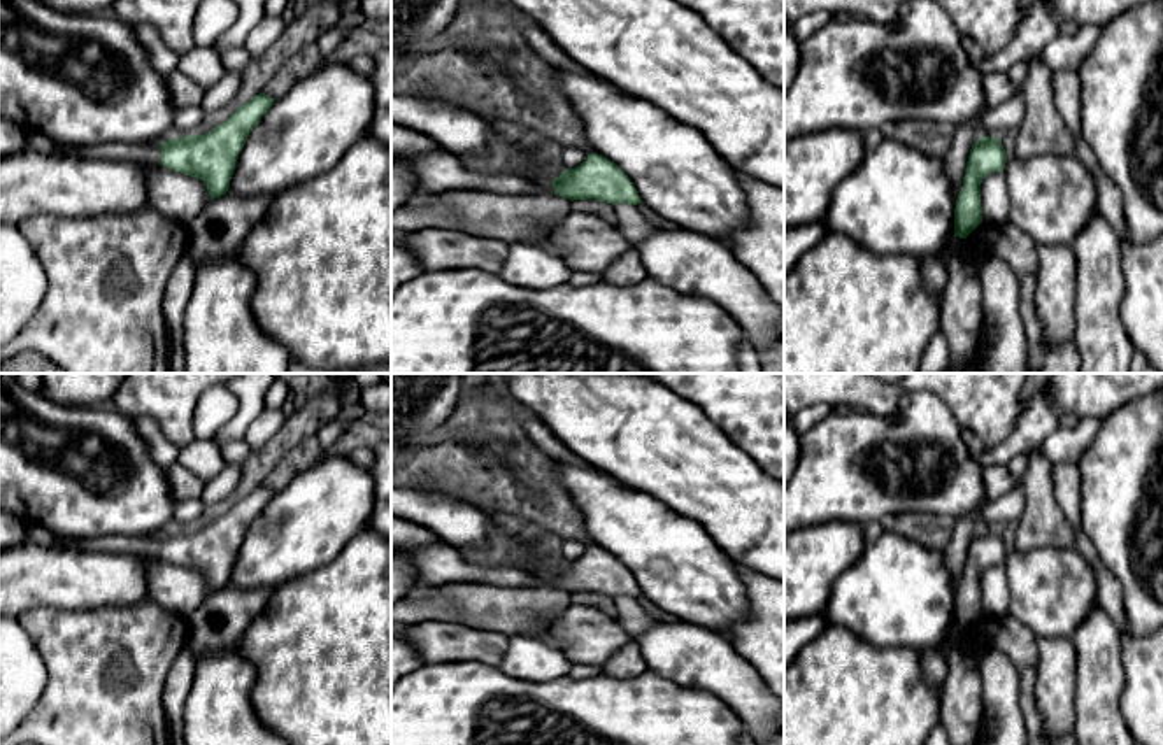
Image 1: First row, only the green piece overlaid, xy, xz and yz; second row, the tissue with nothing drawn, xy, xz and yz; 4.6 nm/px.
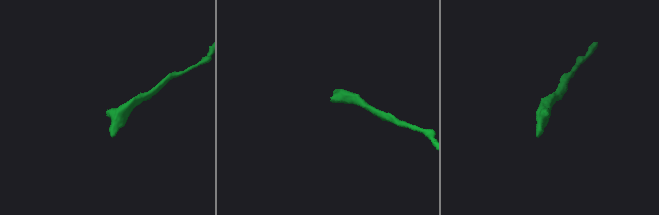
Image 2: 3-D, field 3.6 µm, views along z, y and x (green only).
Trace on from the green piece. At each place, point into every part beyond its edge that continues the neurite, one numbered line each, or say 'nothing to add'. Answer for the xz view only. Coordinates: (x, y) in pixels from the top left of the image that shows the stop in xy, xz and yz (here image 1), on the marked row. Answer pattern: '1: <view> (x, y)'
1: xz (439, 170)

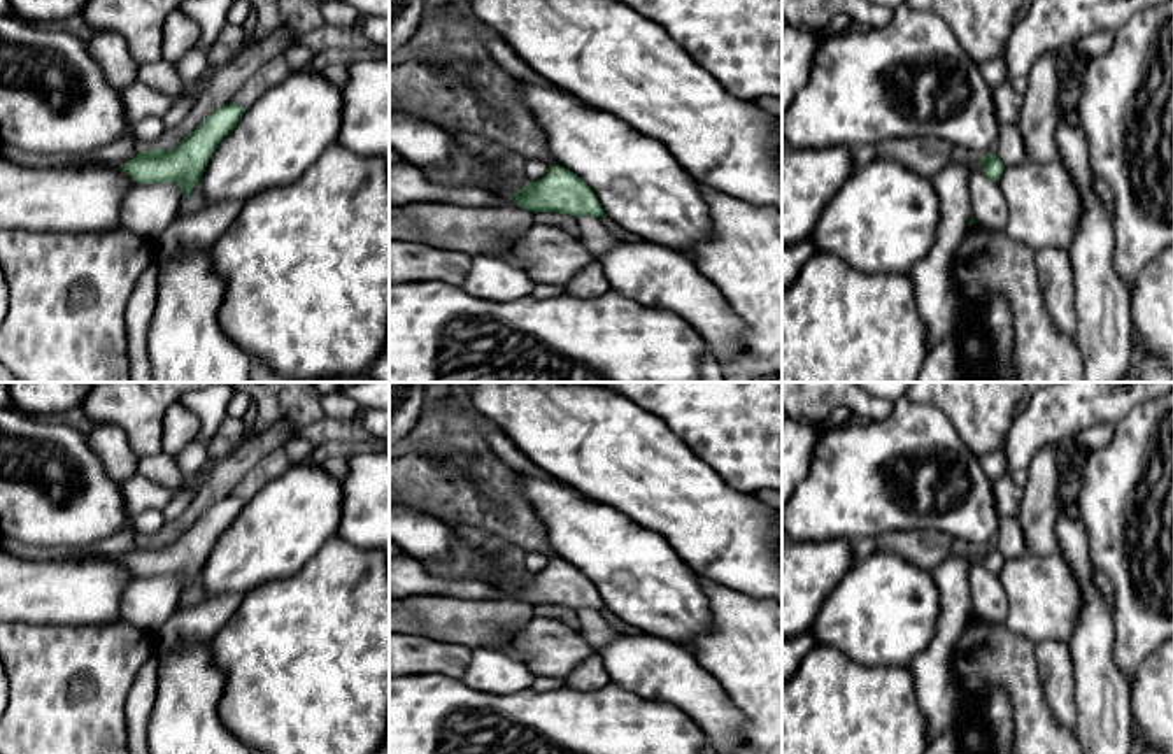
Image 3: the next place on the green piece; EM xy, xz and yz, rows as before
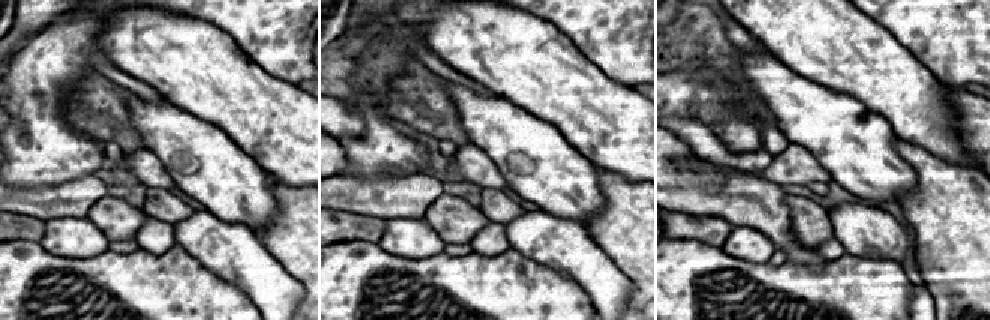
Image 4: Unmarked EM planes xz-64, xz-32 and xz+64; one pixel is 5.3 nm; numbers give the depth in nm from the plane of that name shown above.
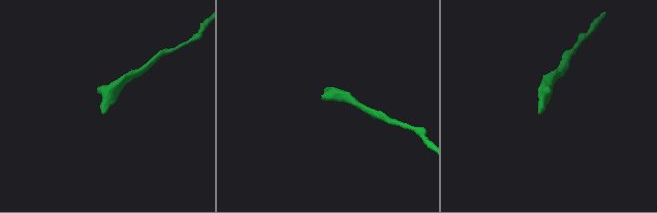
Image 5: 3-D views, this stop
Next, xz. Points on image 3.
1: xz (409, 184)

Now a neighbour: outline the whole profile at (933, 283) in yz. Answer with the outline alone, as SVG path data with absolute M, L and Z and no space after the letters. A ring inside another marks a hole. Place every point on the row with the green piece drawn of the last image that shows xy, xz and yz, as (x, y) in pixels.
M949 163L931 179L940 202L936 242L929 254L908 272L915 305L928 330L928 352L950 340L954 330L956 282L950 265L973 217L968 191L970 170L971 163Z

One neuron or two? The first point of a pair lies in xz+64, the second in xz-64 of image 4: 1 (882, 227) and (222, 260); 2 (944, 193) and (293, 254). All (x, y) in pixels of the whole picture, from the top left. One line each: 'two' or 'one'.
1: one
2: one

